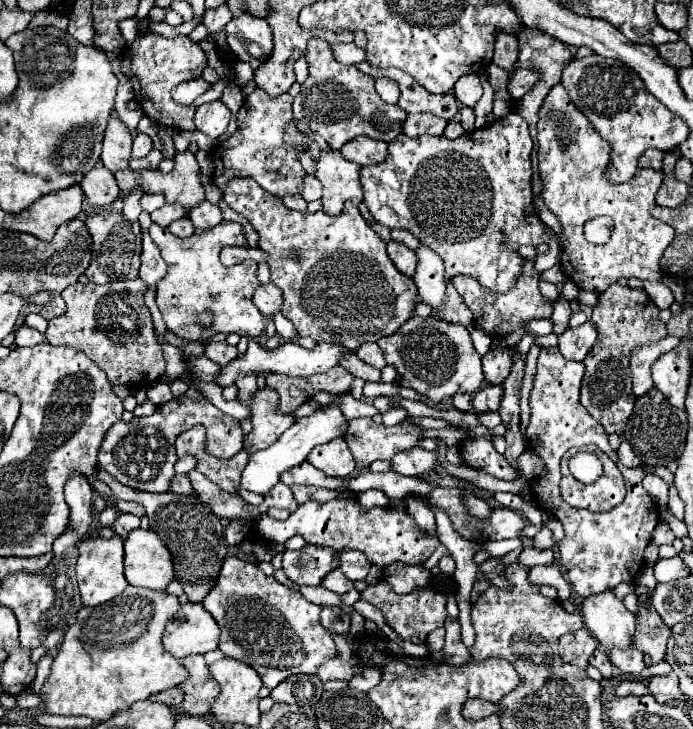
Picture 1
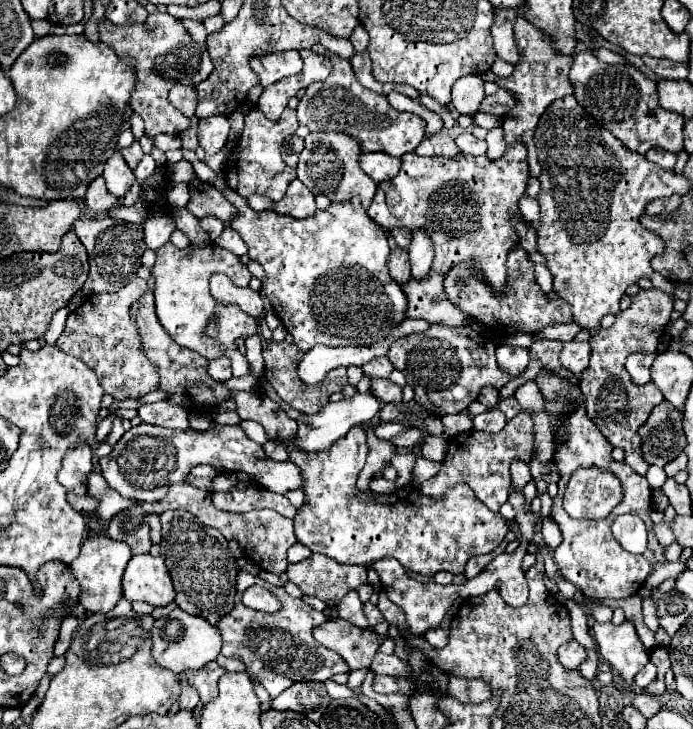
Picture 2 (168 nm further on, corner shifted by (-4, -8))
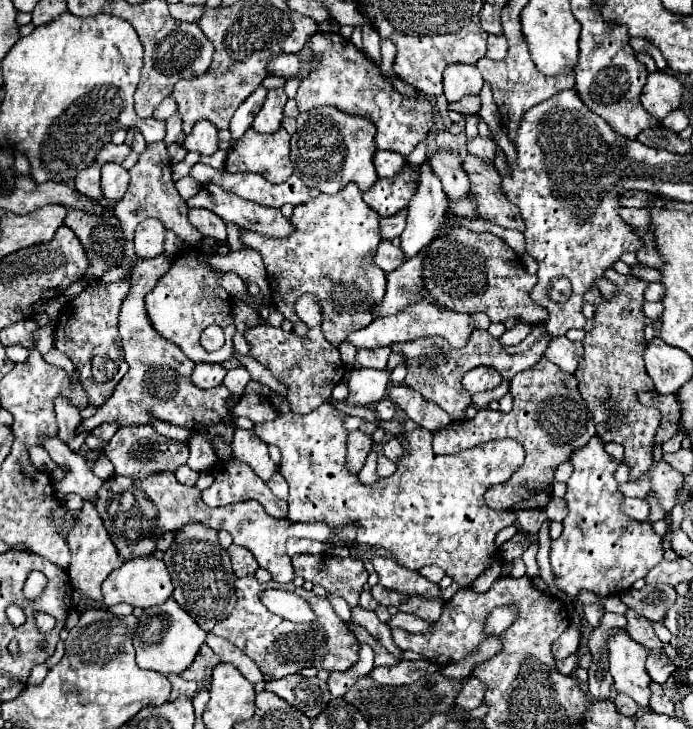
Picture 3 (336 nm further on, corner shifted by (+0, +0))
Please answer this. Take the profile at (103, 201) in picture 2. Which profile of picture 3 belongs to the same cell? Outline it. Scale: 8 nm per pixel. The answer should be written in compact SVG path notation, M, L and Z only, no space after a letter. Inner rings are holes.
M88 166L86 170L80 170L74 178L74 186L80 194L88 196L94 202L102 202L102 190L100 190L100 166Z

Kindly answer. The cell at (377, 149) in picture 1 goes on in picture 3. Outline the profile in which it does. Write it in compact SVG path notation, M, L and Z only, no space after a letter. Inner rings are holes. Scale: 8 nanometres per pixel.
M378 150L374 156L374 166L380 178L392 178L406 166L406 158L402 158L402 154Z

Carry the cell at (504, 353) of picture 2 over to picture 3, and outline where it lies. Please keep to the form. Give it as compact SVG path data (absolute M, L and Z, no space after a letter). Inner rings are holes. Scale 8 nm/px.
M518 322L512 330L506 330L498 340L502 346L514 346L514 344L520 344L532 330L532 324L528 322Z

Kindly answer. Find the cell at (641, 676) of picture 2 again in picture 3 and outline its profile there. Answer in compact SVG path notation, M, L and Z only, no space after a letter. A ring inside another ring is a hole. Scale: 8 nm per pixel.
M648 656L646 660L646 670L650 674L650 678L658 684L664 684L668 680L668 676L676 670L674 664L660 664L660 660L656 656Z

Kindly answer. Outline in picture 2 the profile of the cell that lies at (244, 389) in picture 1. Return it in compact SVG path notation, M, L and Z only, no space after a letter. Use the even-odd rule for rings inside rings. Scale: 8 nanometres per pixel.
M168 242L166 246L162 246L156 252L156 264L152 268L154 272L154 280L156 280L156 288L154 288L154 298L156 298L156 314L160 324L164 326L164 330L170 334L170 338L180 344L182 348L190 348L194 352L198 352L200 356L212 360L218 356L228 356L232 362L232 372L234 376L248 376L250 374L250 364L248 360L238 352L234 340L236 338L244 338L244 336L252 336L258 332L258 320L250 318L246 312L242 312L240 306L222 306L218 304L212 294L210 294L210 276L214 272L222 272L226 276L232 278L232 282L236 286L248 286L252 274L248 272L248 268L240 262L238 256L234 256L232 252L216 246L216 244L208 244L208 246L188 246L188 248L176 248L172 242ZM216 314L218 316L218 336L216 338L206 338L204 336L204 326L208 322L208 318Z

